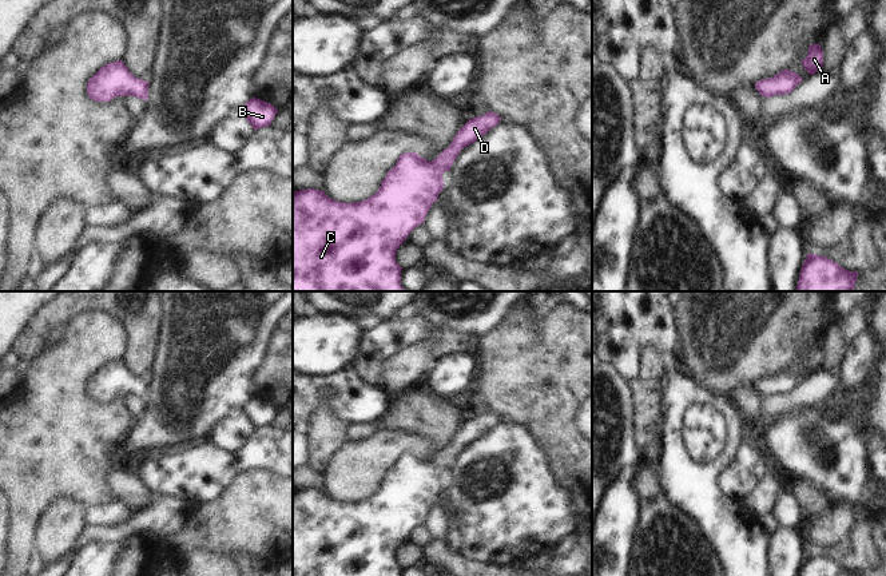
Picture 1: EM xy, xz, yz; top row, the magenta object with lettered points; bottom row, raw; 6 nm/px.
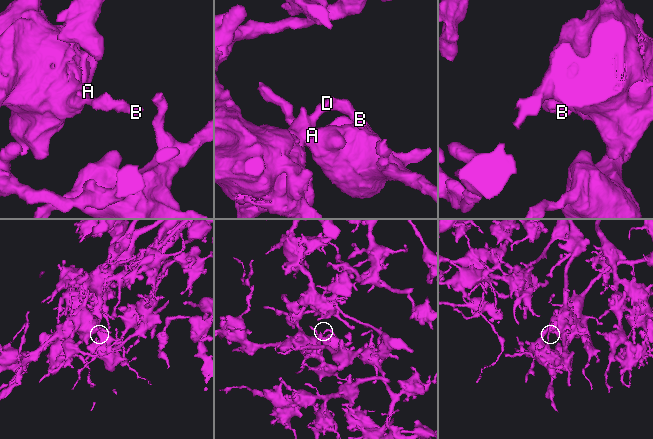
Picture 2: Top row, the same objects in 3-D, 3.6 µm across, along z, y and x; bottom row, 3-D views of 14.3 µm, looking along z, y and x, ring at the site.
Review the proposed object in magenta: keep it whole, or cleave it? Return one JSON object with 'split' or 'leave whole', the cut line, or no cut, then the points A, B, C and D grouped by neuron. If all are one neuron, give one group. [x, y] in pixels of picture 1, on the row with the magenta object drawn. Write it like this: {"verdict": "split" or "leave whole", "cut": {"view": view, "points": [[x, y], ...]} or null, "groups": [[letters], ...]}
{"verdict": "leave whole", "cut": null, "groups": [["A", "B", "C", "D"]]}

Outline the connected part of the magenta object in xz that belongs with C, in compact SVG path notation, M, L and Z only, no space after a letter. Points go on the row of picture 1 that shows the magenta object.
M492 111L469 119L458 130L450 146L432 162L417 152L401 154L378 191L362 202L337 202L325 191L315 188L293 190L293 291L406 291L401 286L402 267L396 261L397 249L417 226L424 223L429 208L444 188L442 174L450 171L460 151L485 135L500 120L501 118Z

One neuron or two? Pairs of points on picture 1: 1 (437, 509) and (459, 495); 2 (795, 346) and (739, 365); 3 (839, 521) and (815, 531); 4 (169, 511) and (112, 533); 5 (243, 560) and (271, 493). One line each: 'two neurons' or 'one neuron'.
1: two neurons
2: one neuron
3: one neuron
4: one neuron
5: two neurons

